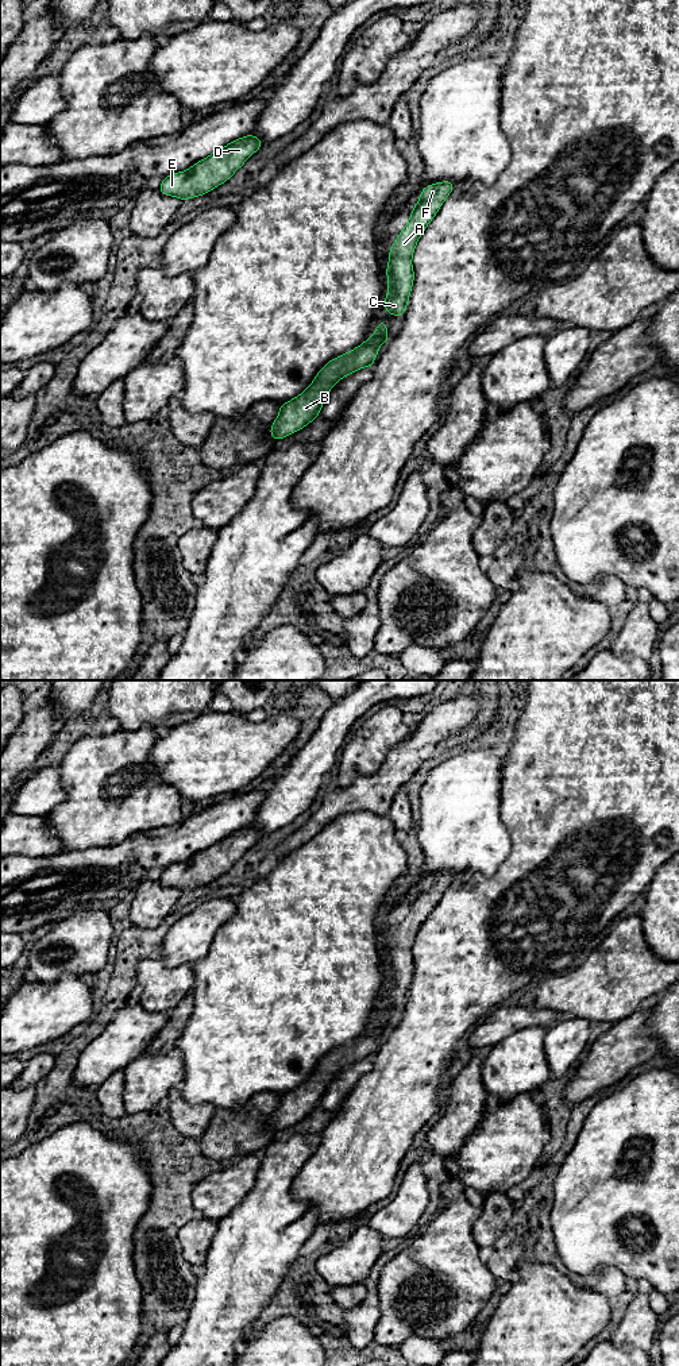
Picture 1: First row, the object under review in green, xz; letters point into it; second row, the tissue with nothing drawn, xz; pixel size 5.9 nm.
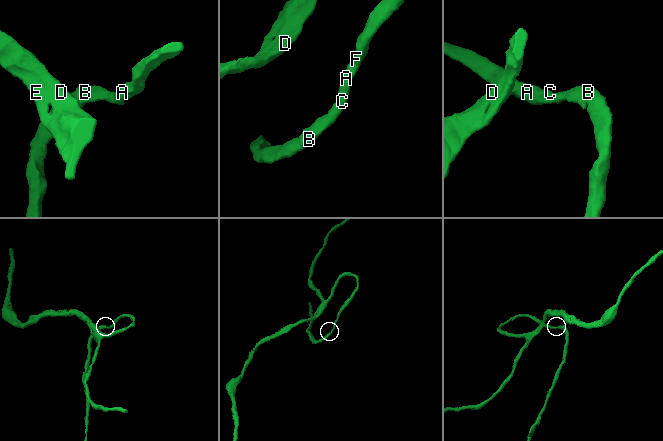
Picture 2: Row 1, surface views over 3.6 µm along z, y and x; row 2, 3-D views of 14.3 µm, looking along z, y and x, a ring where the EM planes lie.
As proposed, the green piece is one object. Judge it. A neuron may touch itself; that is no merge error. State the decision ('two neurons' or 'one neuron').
one neuron

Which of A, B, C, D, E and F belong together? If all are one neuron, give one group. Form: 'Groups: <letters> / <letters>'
Groups: A B C D E F

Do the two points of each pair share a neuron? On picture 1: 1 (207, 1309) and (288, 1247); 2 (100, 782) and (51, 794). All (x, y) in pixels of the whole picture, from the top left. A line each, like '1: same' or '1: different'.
1: same
2: same

